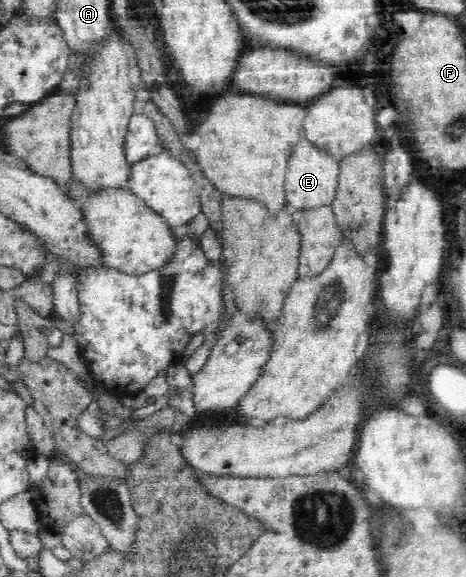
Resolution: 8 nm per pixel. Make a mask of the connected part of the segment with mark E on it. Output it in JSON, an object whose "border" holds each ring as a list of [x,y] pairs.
{"border":[[[303,136],[291,153],[286,168],[286,196],[293,210],[314,210],[331,206],[339,184],[340,163],[333,156],[316,150]]]}

